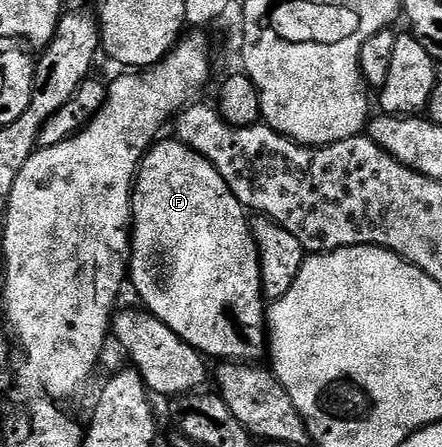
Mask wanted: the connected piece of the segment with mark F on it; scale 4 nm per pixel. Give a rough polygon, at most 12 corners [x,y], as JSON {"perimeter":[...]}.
{"perimeter":[[175,137],[132,185],[130,287],[204,357],[260,361],[249,212]]}

